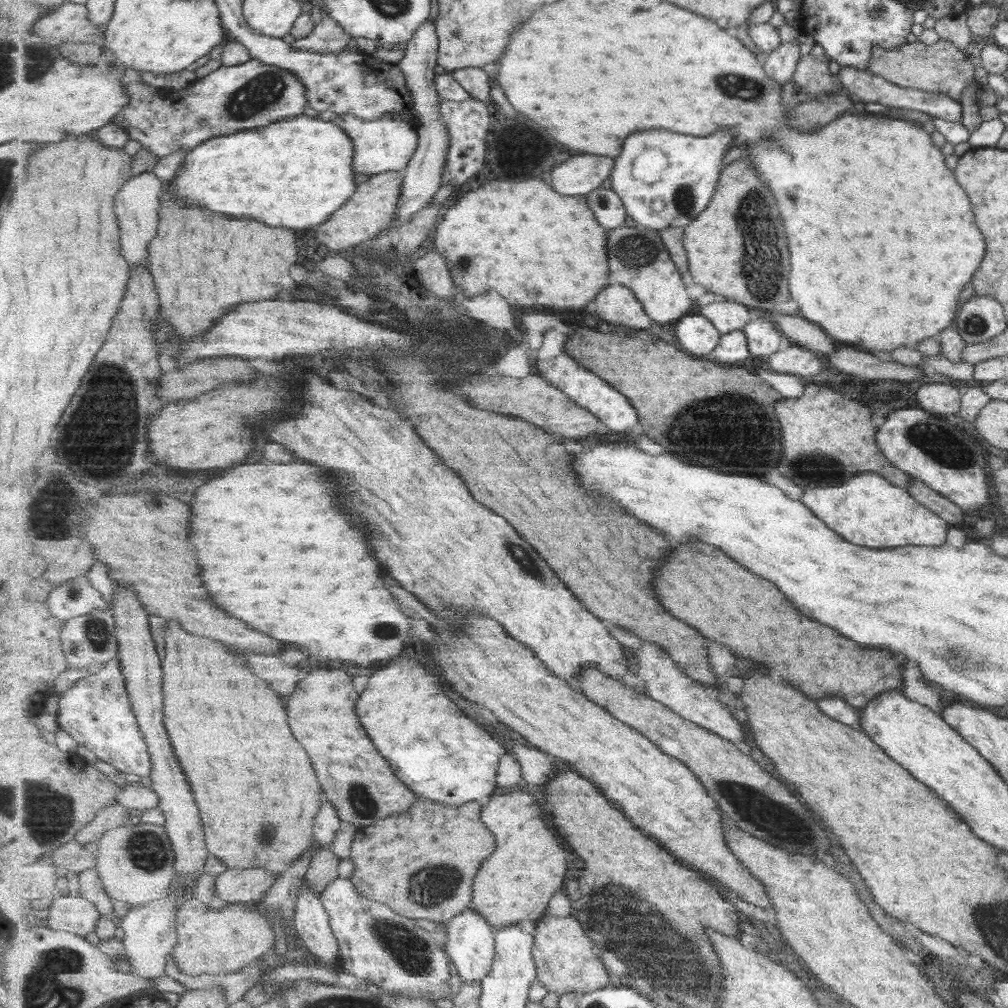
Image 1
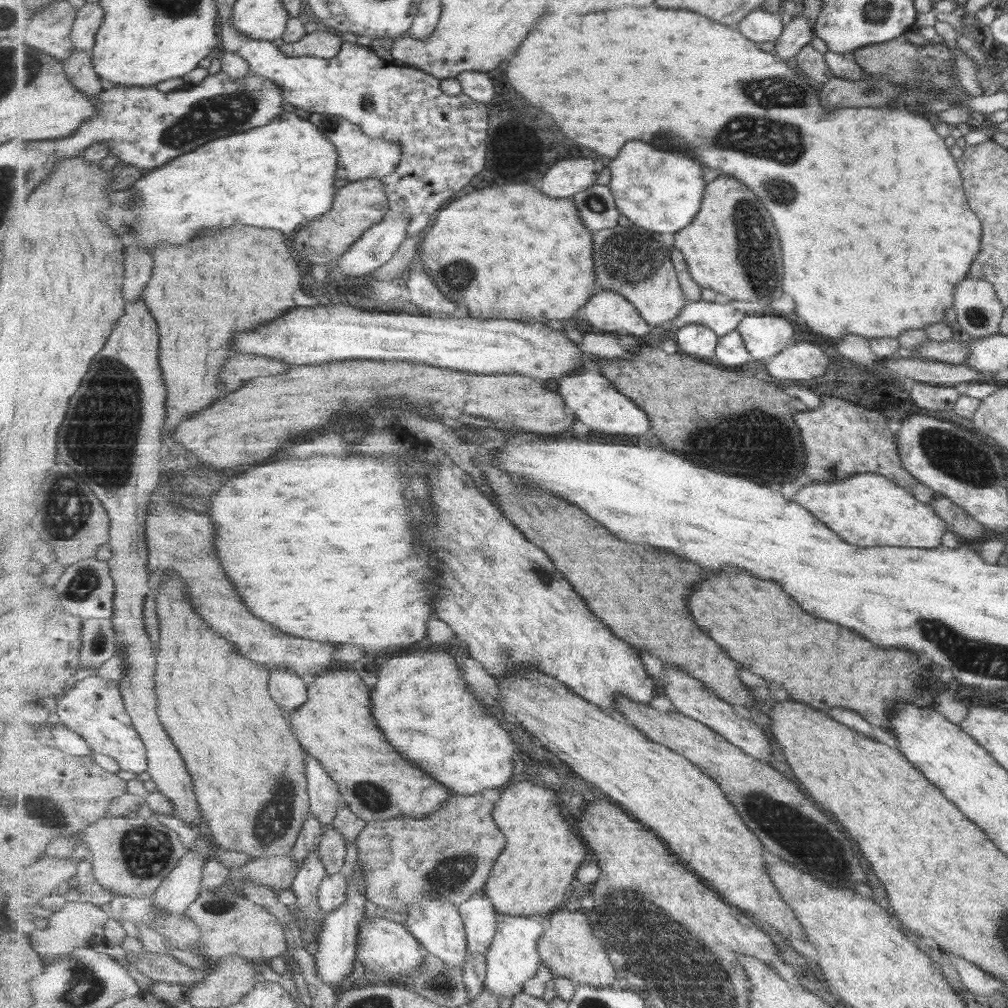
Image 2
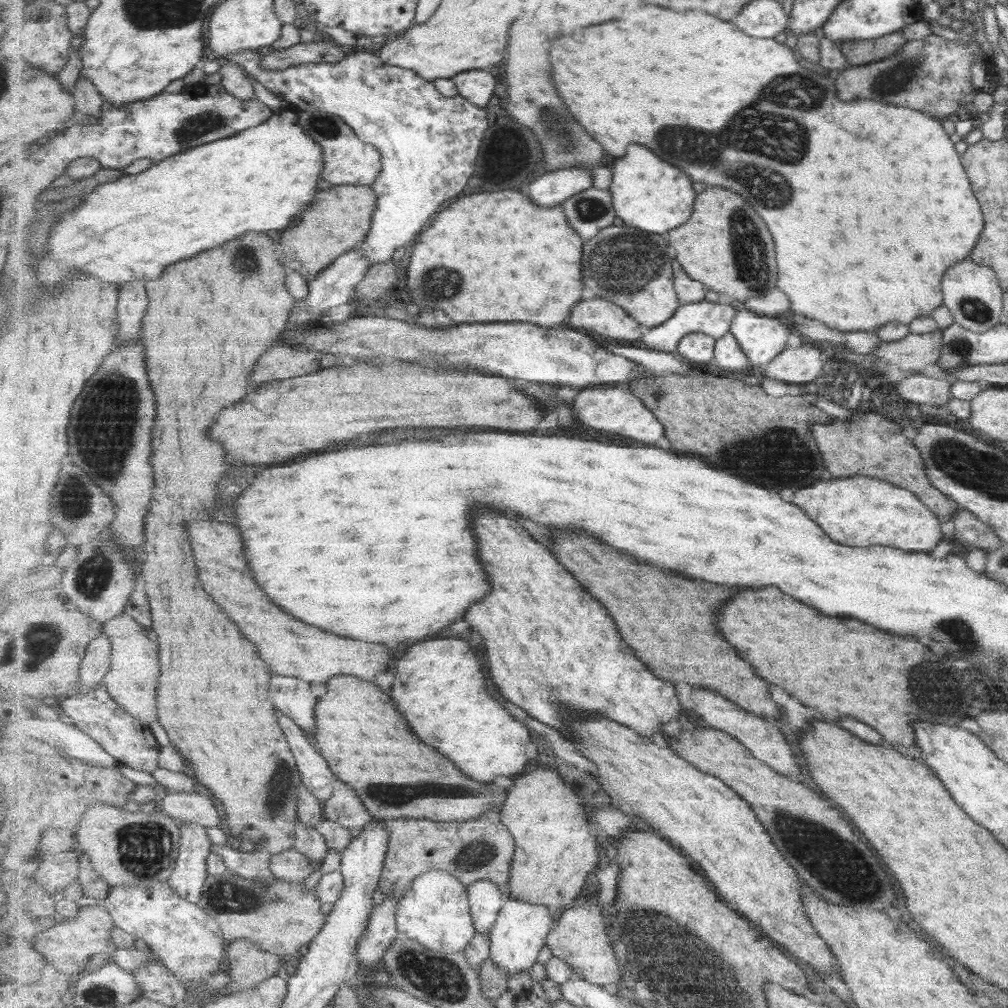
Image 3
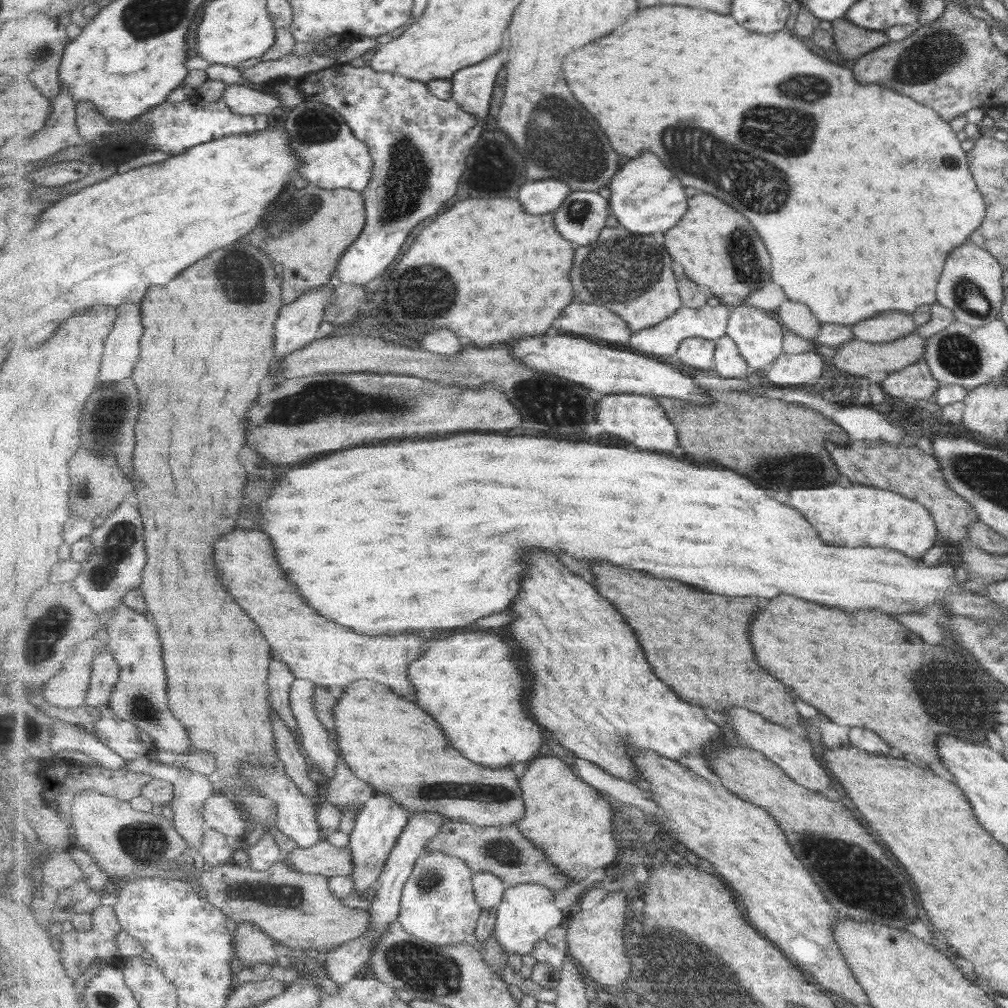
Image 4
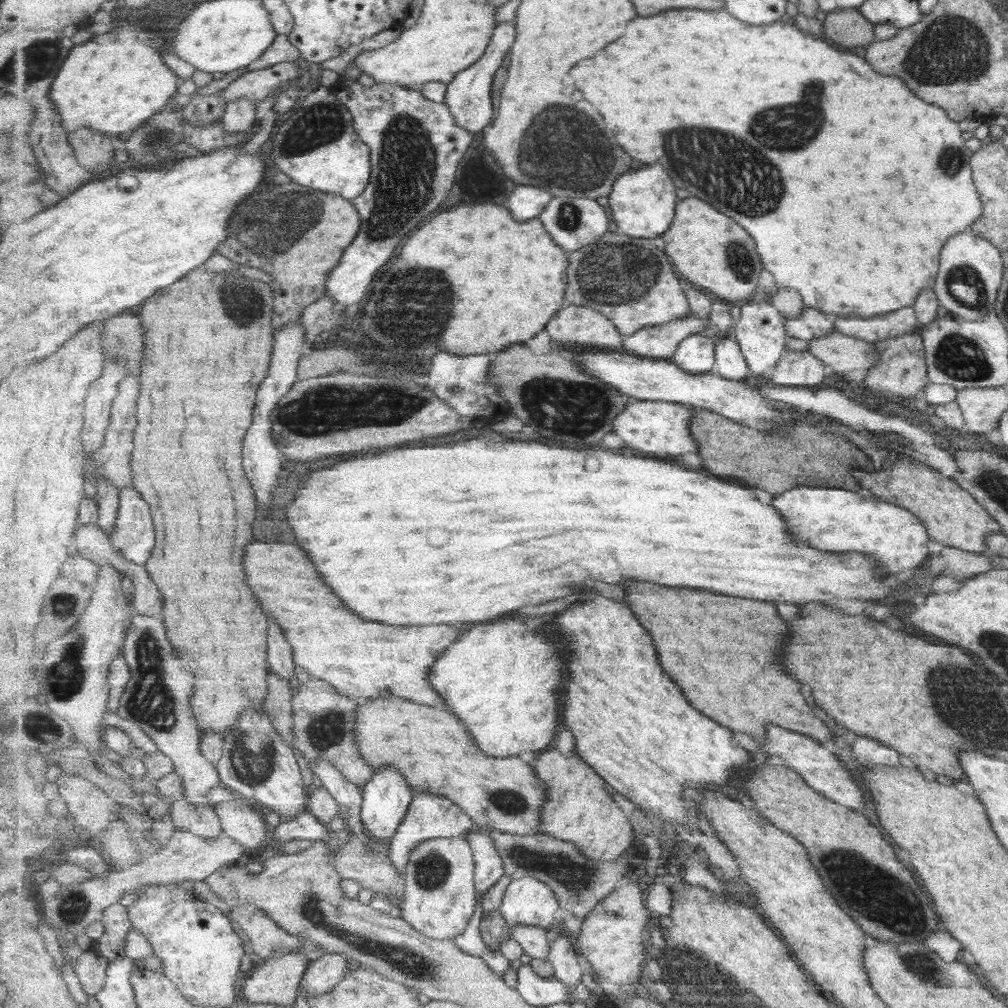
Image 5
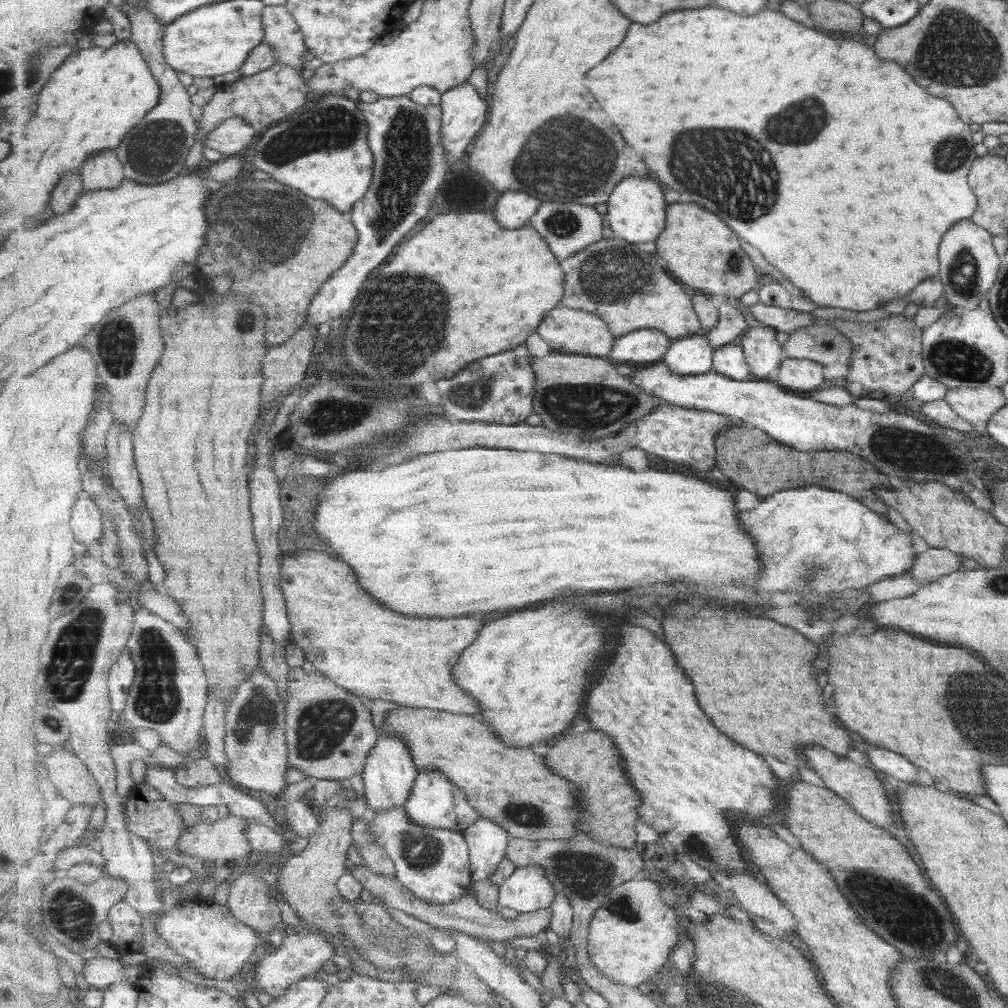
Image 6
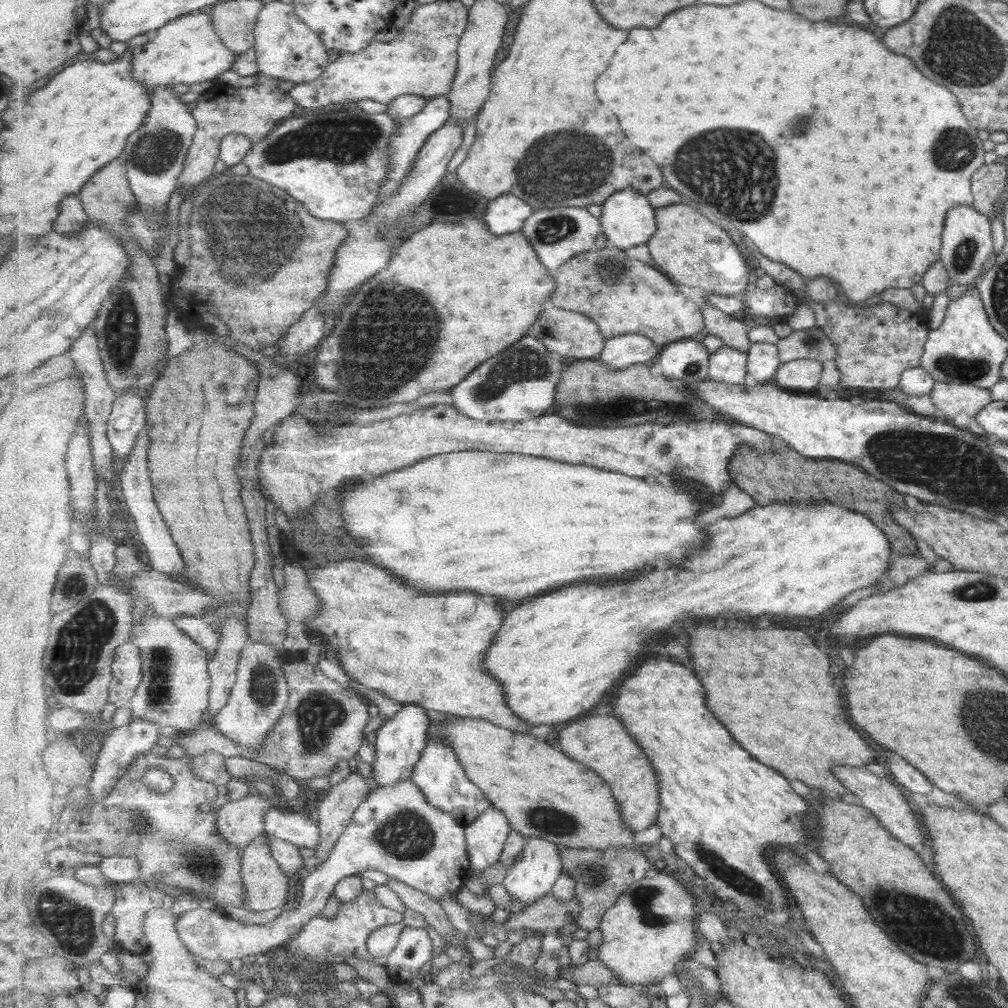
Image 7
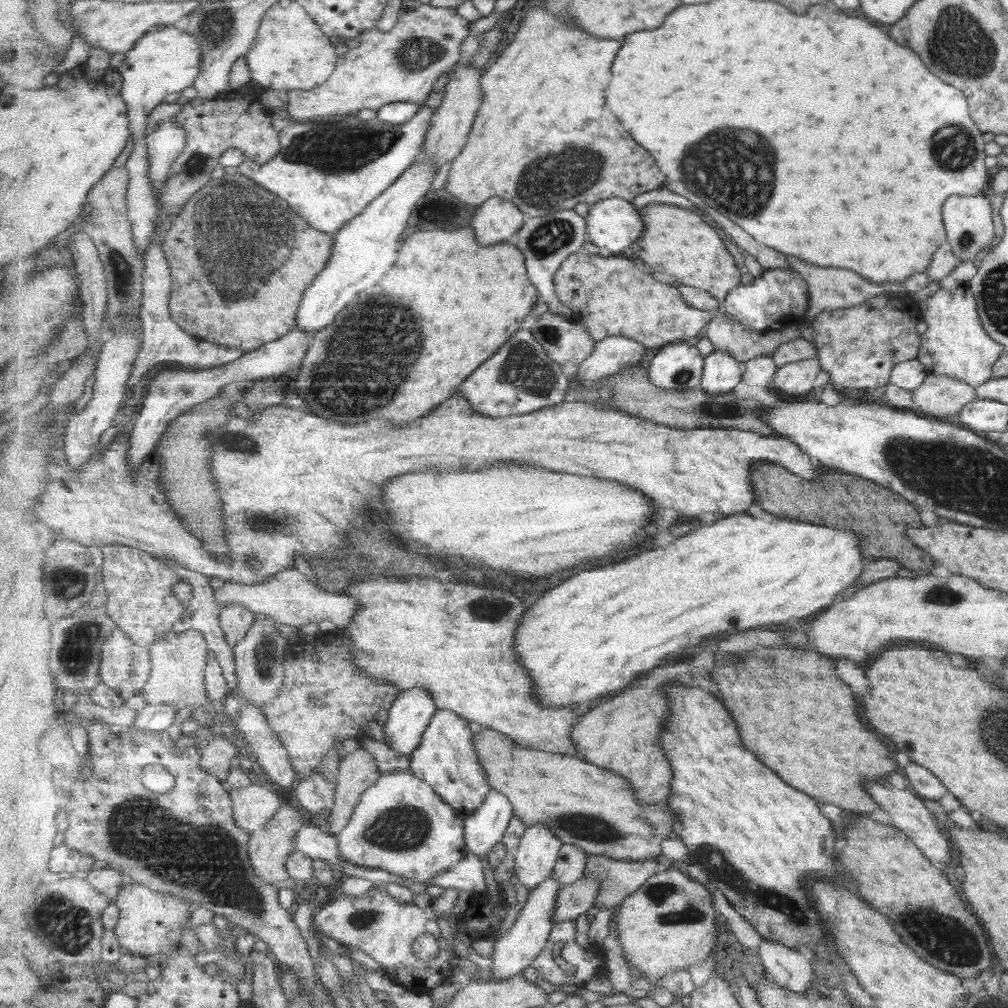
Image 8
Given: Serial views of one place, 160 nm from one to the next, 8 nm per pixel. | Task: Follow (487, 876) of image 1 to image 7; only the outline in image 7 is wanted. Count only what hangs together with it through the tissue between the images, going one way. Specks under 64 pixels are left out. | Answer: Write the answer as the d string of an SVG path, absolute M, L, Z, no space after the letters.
M613 712L605 716L589 716L566 724L559 730L558 748L567 757L592 768L610 784L624 822L639 833L653 827L661 808L660 784L654 768L641 745L626 730L625 723Z

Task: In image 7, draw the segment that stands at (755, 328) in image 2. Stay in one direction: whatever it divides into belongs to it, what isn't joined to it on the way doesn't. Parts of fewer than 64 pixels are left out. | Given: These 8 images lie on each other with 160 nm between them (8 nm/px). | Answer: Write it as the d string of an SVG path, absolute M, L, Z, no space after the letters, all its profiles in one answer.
M753 342L748 350L748 373L763 384L774 382L780 370L780 350L775 344Z

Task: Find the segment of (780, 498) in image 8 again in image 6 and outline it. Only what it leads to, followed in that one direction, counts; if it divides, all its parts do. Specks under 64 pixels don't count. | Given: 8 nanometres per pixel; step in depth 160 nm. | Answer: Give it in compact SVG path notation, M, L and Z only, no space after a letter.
M738 423L731 425L728 429L723 429L717 433L716 439L716 464L717 467L726 474L733 484L745 490L754 492L762 498L766 498L779 491L798 489L805 486L817 486L821 488L831 488L837 492L847 493L849 496L860 501L861 504L869 507L869 510L876 512L879 516L887 517L884 502L872 491L873 487L883 487L891 489L887 477L876 471L862 456L838 450L826 451L801 451L791 445L782 443L769 436L768 432L760 428Z

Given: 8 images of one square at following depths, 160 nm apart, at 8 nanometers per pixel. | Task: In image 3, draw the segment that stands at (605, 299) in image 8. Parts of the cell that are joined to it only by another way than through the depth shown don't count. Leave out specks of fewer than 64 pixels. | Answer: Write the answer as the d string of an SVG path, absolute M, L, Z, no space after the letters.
M611 225L604 228L597 237L584 243L585 286L592 290L595 297L601 296L621 305L633 318L645 326L646 330L668 322L681 306L681 300L675 292L676 280L673 266L671 266L673 254L669 256L665 248L661 250L661 246L669 246L665 235L651 234L630 226Z

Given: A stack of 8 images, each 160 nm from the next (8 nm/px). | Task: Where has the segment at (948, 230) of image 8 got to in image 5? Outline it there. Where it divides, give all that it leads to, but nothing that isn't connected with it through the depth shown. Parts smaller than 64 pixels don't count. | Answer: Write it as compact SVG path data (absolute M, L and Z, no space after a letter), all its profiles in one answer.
M959 232L949 238L939 252L939 272L935 277L932 291L938 300L938 306L965 320L981 320L993 310L995 294L1001 282L1003 266L999 251L989 242L969 234Z

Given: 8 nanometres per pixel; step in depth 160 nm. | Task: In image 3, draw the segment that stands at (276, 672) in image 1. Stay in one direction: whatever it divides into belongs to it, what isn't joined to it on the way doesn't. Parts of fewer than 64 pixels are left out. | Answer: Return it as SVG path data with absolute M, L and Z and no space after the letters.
M272 674L270 697L276 709L289 716L314 738L317 729L317 696L311 692L311 682L299 677Z

